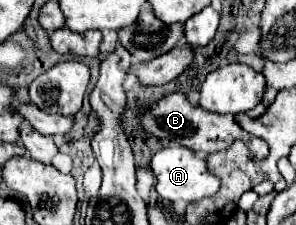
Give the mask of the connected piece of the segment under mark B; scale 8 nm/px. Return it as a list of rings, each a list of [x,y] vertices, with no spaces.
[[[172,92],[172,94],[166,94],[164,98],[160,98],[158,102],[150,104],[144,112],[142,112],[142,128],[146,134],[150,136],[156,136],[158,140],[162,142],[176,142],[180,146],[186,146],[194,152],[202,150],[206,154],[212,154],[212,152],[220,152],[220,150],[226,150],[232,146],[234,140],[242,140],[248,150],[250,150],[250,156],[254,160],[262,160],[268,156],[268,144],[262,140],[262,138],[256,138],[248,132],[244,132],[236,122],[234,122],[234,116],[228,116],[228,114],[216,114],[216,112],[208,112],[200,106],[192,106],[186,96],[182,92]]]

